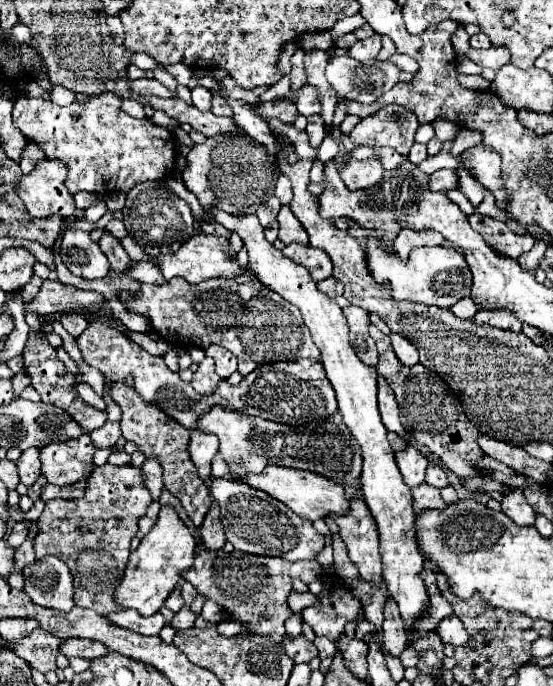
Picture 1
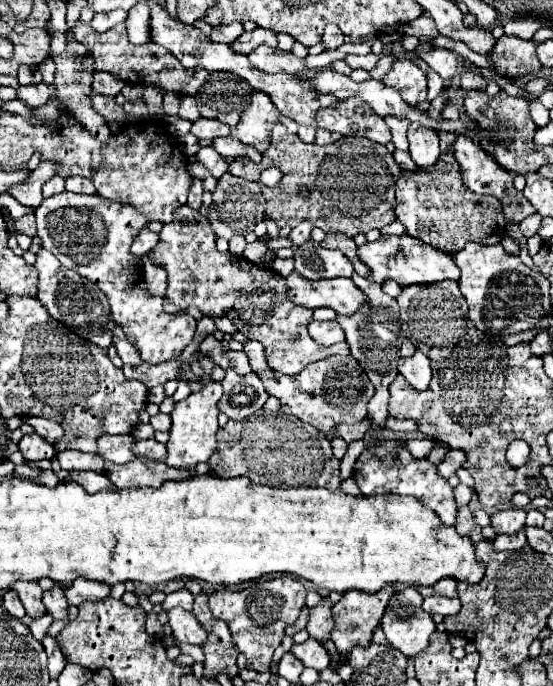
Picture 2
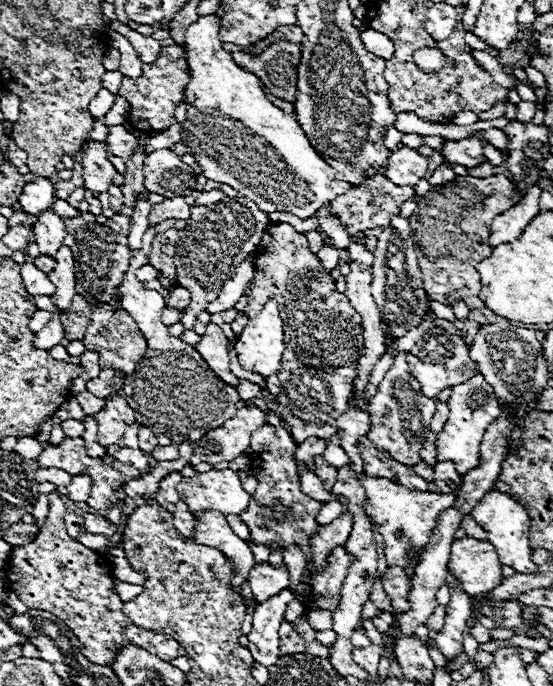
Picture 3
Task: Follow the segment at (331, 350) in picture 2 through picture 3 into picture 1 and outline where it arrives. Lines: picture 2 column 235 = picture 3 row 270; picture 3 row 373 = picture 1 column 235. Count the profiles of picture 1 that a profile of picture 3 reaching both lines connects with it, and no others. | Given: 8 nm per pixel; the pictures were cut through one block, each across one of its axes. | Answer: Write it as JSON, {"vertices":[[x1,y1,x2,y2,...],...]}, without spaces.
{"vertices":[[252,274,230,280,214,278,198,286,184,282,184,278,172,278,164,284,142,284,136,294,120,292,118,298,134,314,148,318,152,330,168,344,180,342,182,346,204,350,210,344,222,344,238,358,238,372,242,376,268,362,296,358,320,360,320,350,316,350,296,306,262,286]]}

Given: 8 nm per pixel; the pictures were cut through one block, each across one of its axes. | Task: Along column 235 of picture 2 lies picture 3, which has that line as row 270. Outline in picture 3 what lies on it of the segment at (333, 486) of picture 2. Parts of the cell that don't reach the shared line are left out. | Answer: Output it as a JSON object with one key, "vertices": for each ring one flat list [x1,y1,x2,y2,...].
{"vertices":[[456,176,450,184,432,188,426,196,418,200,416,222,420,222,420,226,414,226,412,222,412,228,422,282,430,300,452,306,458,298,464,298,470,310,484,306,484,302,478,298,480,280,474,264,478,264,492,252,492,246,488,244,492,218,506,212,518,202,520,196,506,176]]}

